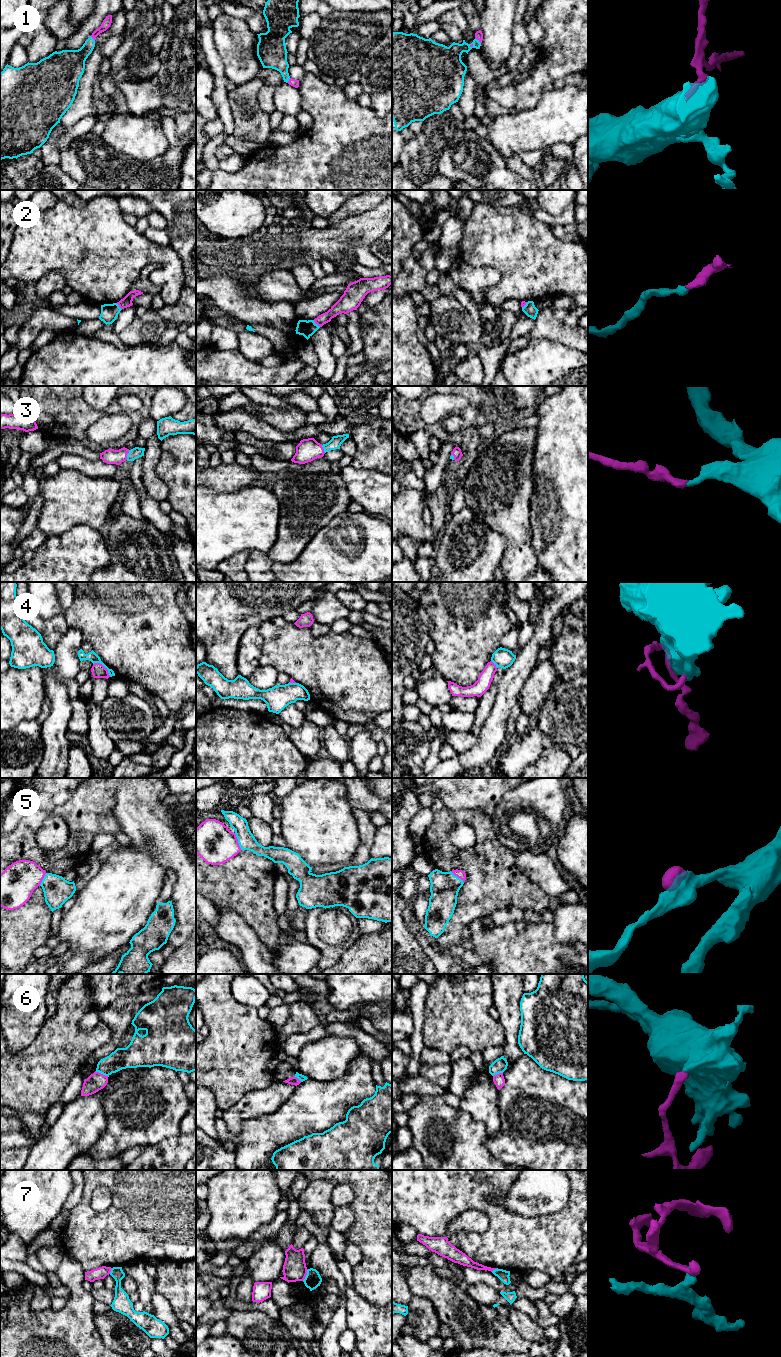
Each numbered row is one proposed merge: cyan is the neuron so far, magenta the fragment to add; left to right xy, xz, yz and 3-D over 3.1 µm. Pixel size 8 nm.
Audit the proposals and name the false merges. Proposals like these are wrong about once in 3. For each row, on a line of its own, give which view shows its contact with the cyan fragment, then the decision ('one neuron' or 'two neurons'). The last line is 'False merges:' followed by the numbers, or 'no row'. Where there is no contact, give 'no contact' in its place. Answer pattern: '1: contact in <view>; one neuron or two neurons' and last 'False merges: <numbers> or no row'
1: contact in yz; one neuron
2: contact in xz; one neuron
3: contact in xy; one neuron
4: contact in xy; two neurons
5: contact in xz; one neuron
6: contact in xy; two neurons
7: contact in xz; two neurons
False merges: 4, 6, 7

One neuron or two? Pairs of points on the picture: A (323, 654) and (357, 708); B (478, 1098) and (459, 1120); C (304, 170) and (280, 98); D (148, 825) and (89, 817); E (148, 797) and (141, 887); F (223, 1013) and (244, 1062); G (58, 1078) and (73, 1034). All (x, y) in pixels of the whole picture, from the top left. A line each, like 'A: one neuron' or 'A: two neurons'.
A: one neuron
B: two neurons
C: two neurons
D: two neurons
E: two neurons
F: one neuron
G: one neuron

